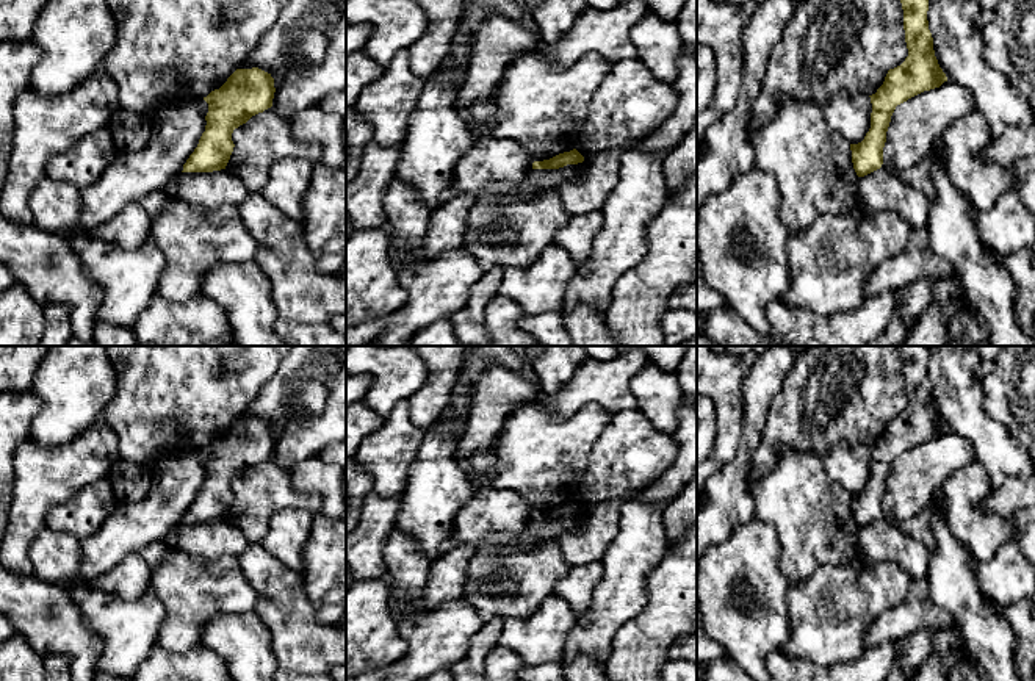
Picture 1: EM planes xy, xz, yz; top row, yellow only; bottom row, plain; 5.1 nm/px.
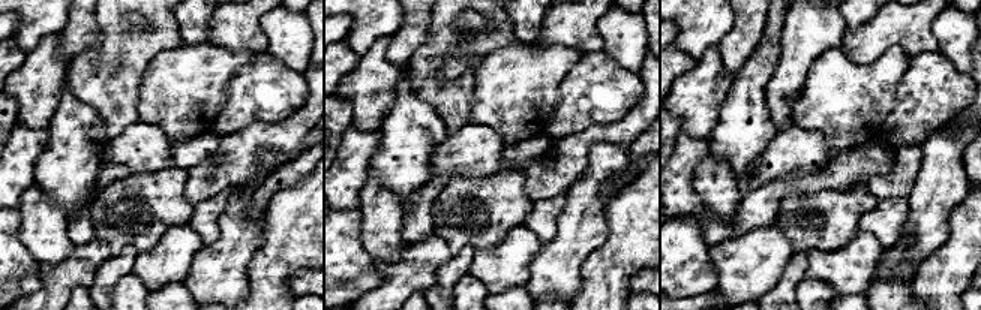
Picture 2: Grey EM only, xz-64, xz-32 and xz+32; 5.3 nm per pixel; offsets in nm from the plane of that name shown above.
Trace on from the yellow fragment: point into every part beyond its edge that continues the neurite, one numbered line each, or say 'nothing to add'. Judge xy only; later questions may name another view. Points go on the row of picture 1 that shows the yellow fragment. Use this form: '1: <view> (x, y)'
nothing to add

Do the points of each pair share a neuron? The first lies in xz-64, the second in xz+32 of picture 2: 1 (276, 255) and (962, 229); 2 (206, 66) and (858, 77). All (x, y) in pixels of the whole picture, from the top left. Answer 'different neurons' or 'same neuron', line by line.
1: same neuron
2: same neuron

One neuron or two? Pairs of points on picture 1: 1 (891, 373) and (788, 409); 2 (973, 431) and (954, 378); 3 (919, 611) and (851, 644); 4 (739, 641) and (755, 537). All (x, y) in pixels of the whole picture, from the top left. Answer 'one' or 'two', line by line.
1: one
2: one
3: two
4: one

